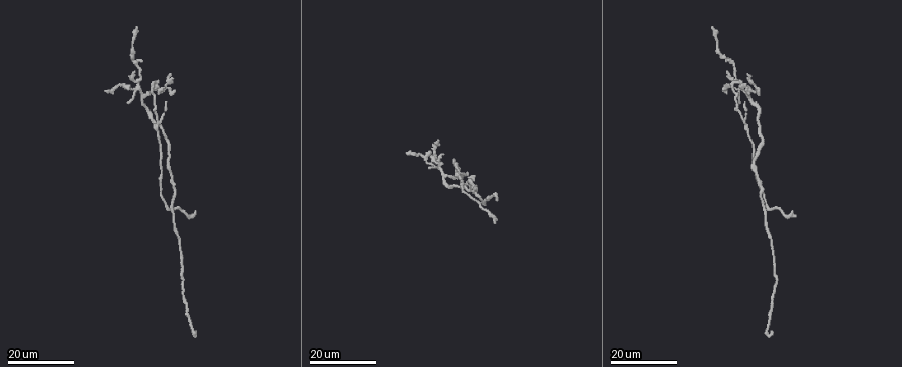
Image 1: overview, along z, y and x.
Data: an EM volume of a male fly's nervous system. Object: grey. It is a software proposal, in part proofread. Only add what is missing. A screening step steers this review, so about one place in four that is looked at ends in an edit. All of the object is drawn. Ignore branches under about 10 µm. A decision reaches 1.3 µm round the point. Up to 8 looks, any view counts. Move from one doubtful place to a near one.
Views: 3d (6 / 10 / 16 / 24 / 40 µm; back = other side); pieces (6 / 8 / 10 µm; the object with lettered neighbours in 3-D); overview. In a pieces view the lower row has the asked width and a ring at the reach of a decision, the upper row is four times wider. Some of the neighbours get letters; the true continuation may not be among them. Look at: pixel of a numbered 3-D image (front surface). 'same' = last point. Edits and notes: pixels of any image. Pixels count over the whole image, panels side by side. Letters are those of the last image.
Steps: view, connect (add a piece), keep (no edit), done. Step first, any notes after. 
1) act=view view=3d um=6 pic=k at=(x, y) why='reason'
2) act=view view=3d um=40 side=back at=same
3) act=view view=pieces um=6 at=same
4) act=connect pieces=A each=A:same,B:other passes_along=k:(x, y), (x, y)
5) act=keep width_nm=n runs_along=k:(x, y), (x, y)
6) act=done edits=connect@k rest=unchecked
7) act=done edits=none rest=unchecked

act=view view=3d um=24 pic=1 at=(771, 330) why='branch stops here'

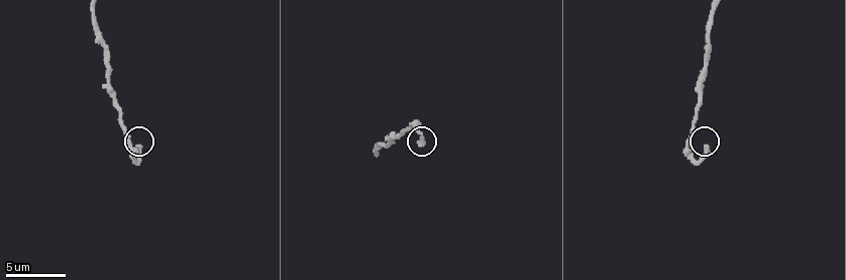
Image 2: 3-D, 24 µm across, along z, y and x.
act=view view=pieces um=10 pic=2 at=(140, 145)

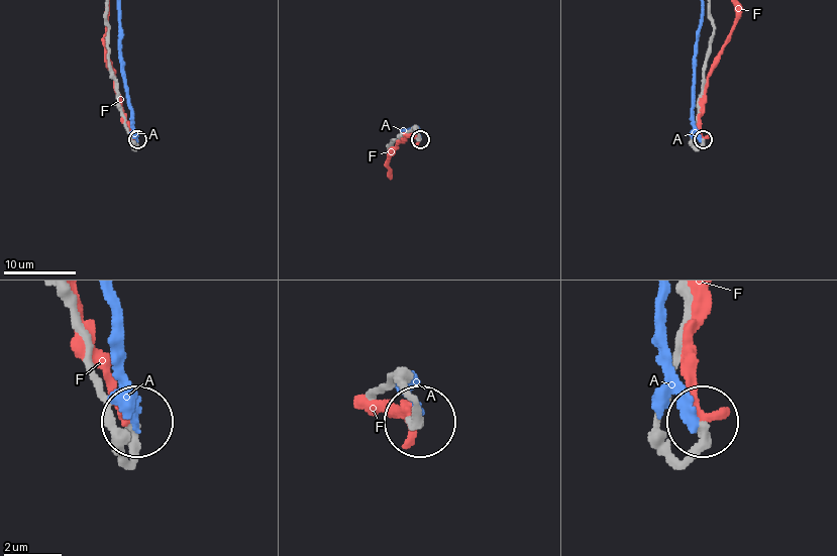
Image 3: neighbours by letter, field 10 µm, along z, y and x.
act=keep each=A:other,F:other runs_along=3:(108, 52), (121, 115), (133, 147), (137, 139) found='no lettered piece goes on from it'

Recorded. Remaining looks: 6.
act=view view=3d um=24 pic=1 at=(747, 87) why='tapers out'

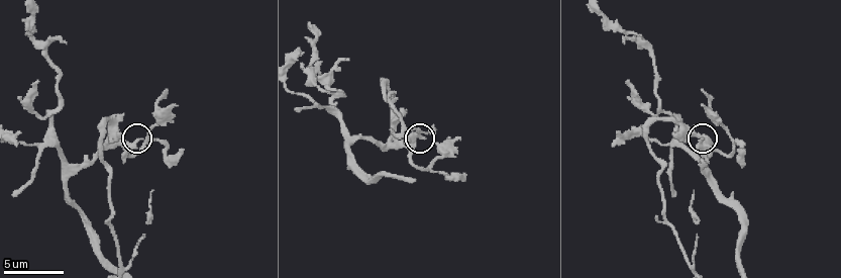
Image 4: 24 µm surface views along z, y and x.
act=view view=pieces um=10 pic=4 at=(701, 139) why='see the neighbours'

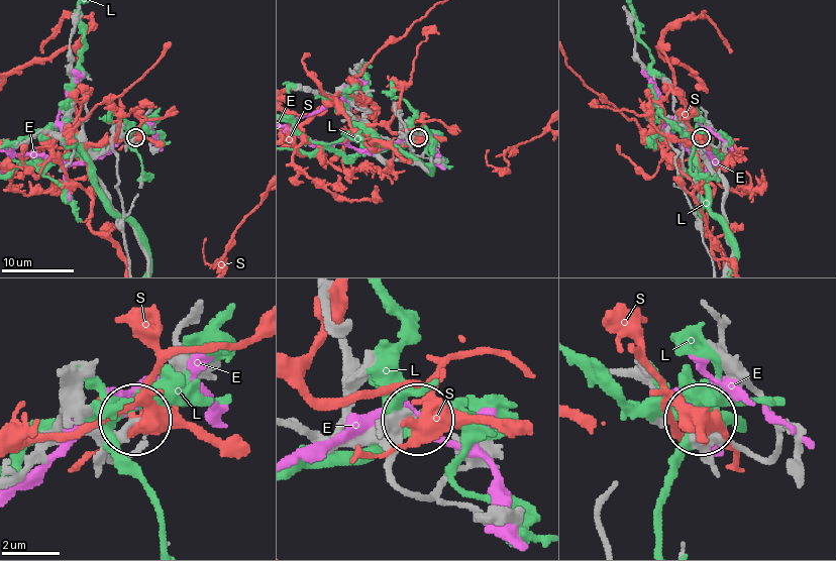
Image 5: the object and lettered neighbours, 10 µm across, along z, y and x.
act=keep each=E:other,L:other,S:other found='none of them fits'

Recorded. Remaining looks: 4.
act=view view=pieces um=6 pic=4 at=(297, 108) why='branch stops here'

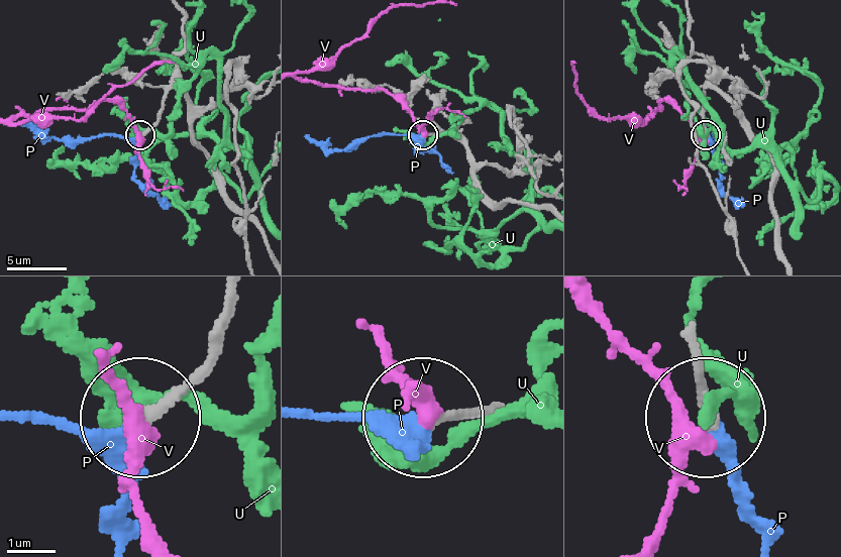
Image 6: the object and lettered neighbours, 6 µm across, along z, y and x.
act=connect pieces=P width_nm=260 each=P:same,U:other,V:other found='the neuron continues'

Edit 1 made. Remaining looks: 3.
act=view view=overview

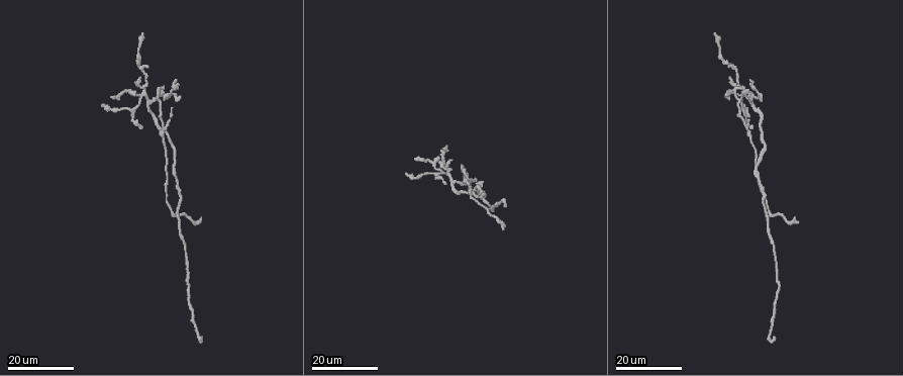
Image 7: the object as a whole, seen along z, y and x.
act=view view=3d um=16 pic=7 at=(713, 32) why='branch stops here'

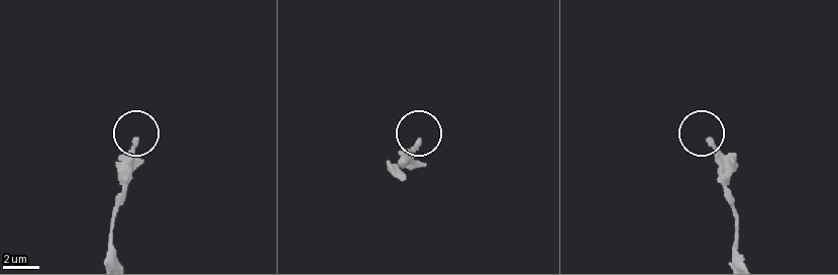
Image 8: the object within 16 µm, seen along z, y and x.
act=view view=pieces um=10 pic=8 at=(708, 139)

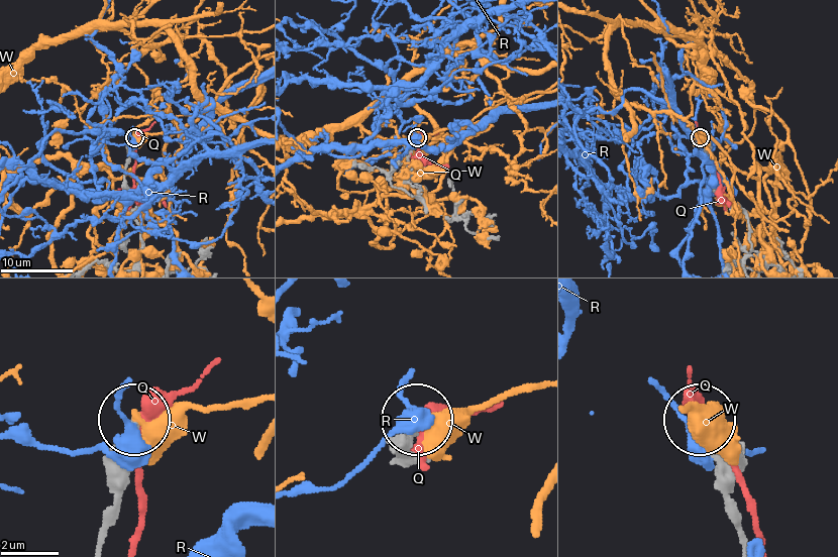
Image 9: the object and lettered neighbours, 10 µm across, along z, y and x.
act=keep each=Q:other,R:other,W:other found='no lettered piece goes on from it'

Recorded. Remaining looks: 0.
act=done edits=connect@6 rest=unchecked

